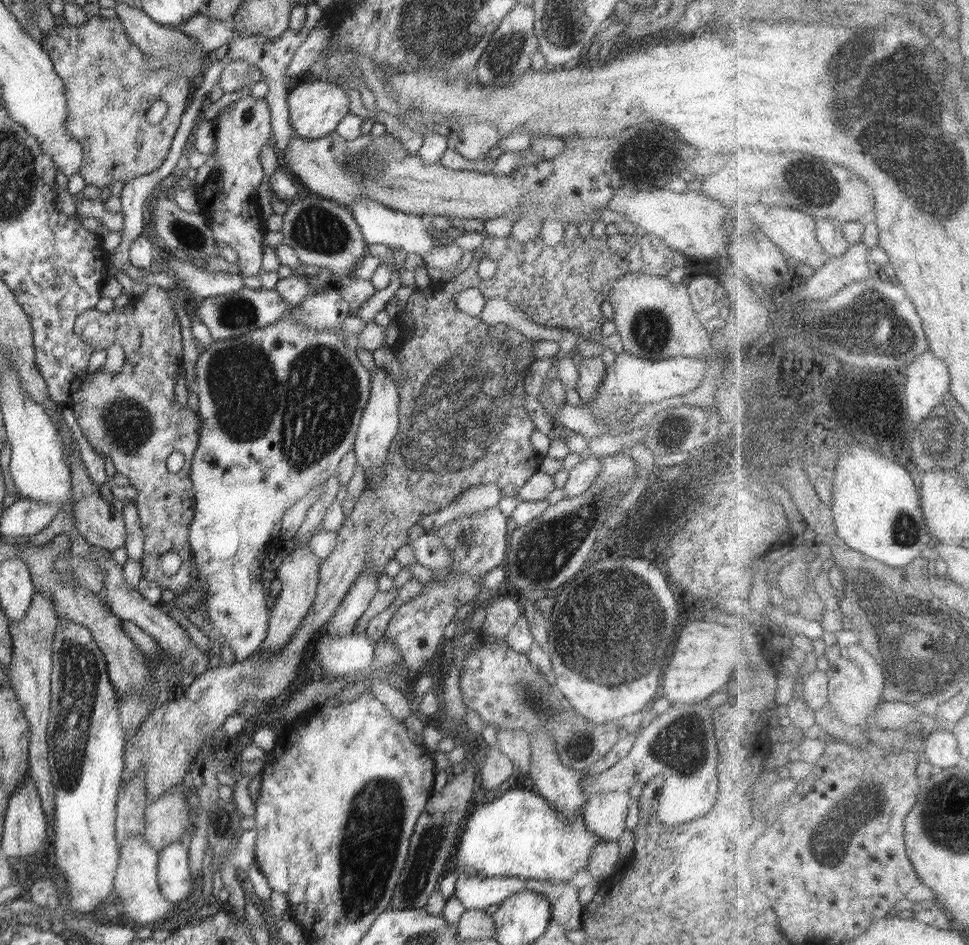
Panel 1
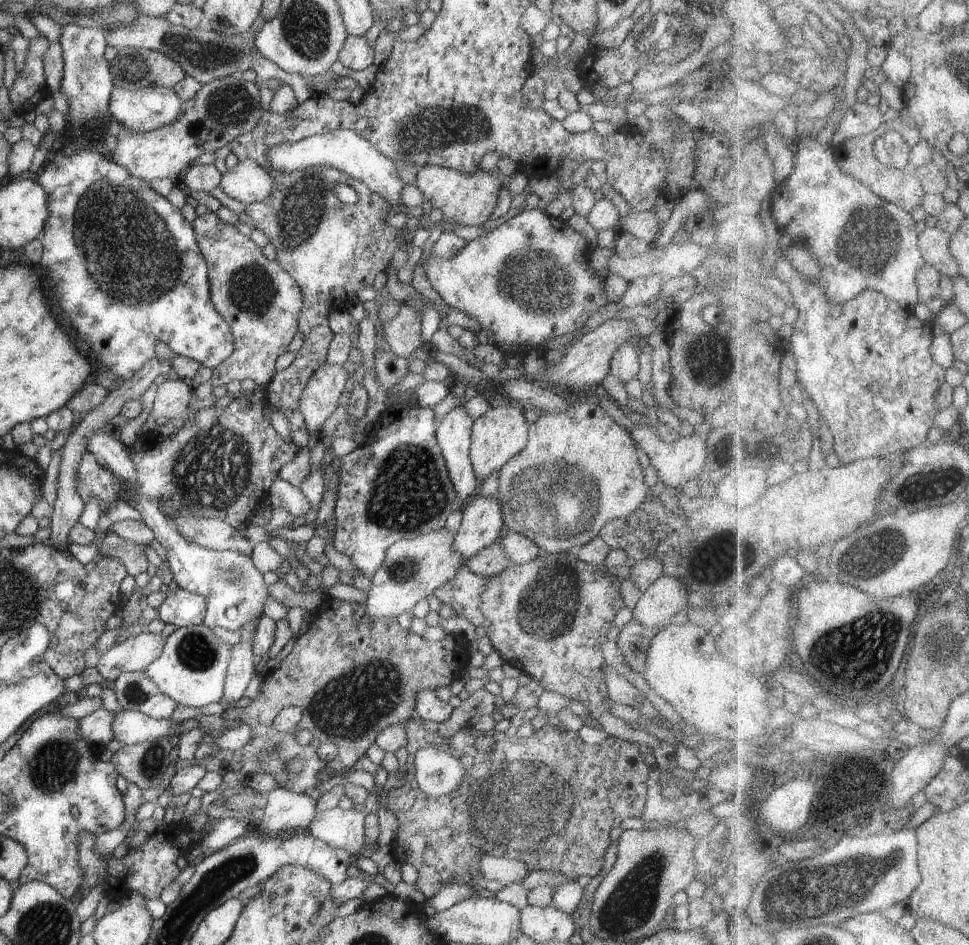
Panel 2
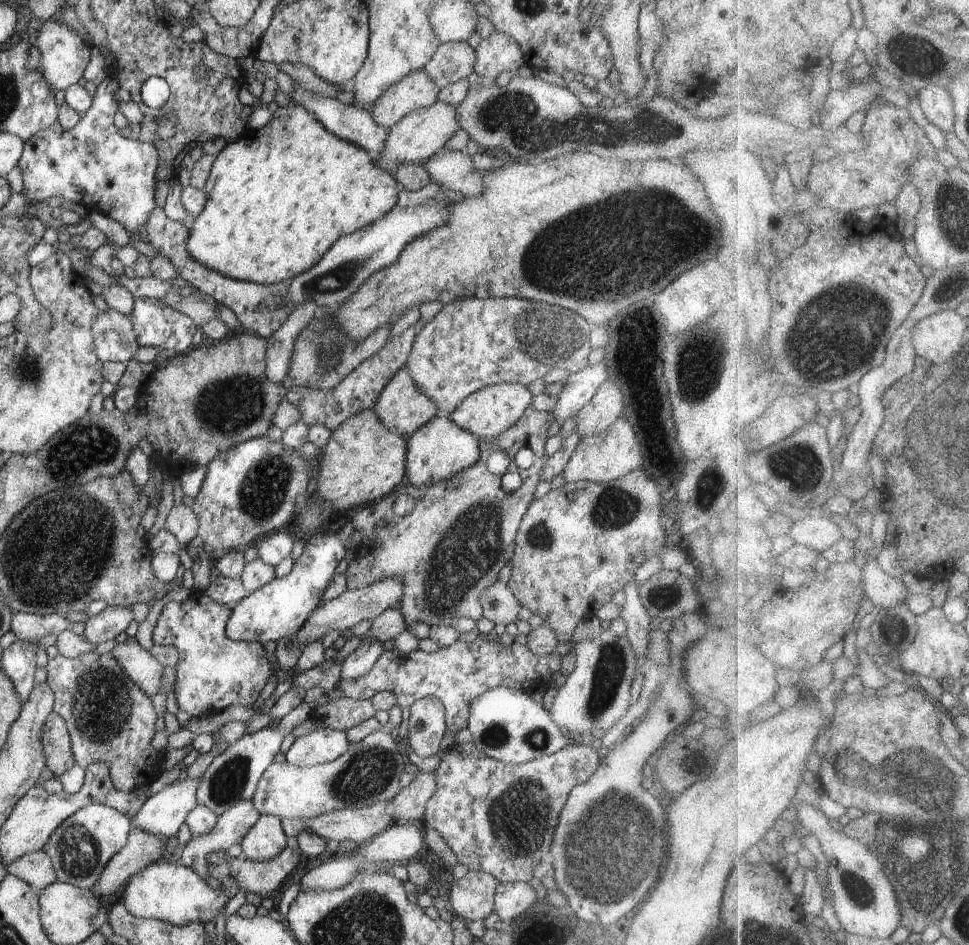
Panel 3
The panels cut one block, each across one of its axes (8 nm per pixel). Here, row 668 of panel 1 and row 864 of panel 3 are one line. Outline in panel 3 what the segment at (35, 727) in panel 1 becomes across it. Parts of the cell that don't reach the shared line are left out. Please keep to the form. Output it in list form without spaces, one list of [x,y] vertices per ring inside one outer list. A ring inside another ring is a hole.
[[[44,850],[25,854],[5,867],[8,875],[26,881],[37,892],[57,881],[52,859]]]

